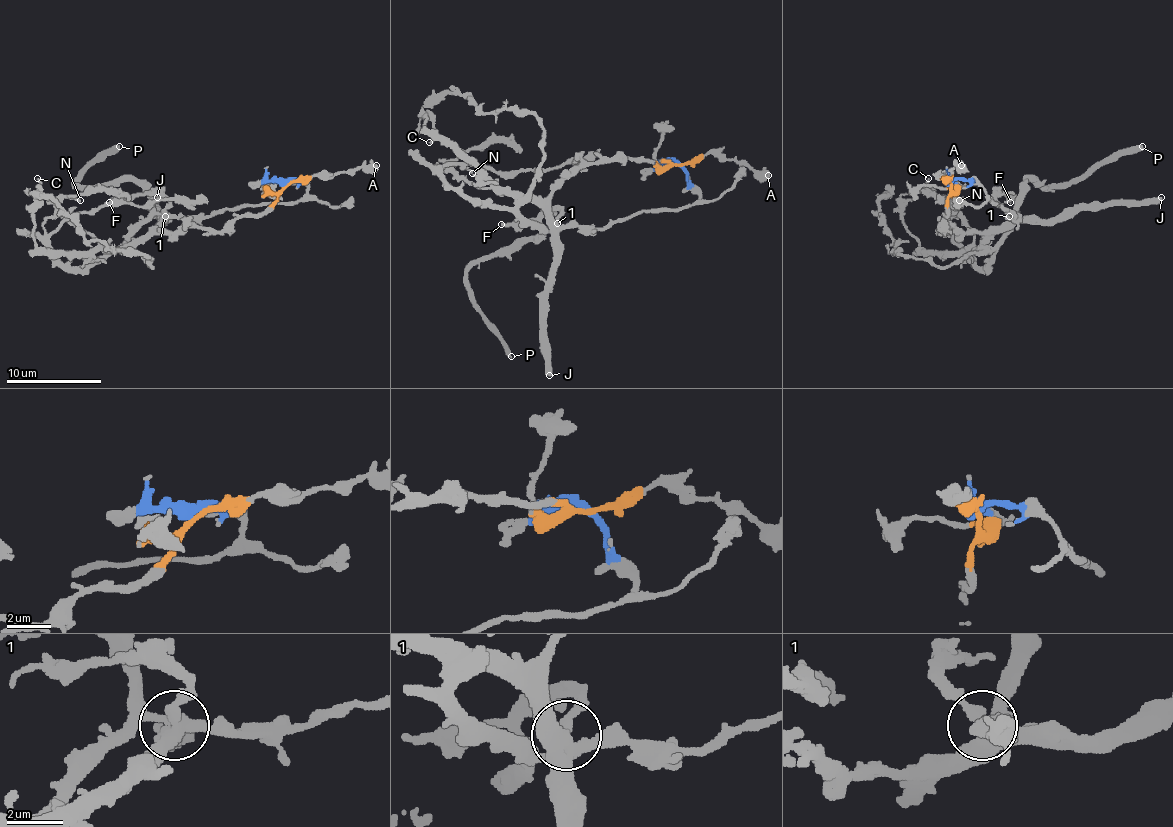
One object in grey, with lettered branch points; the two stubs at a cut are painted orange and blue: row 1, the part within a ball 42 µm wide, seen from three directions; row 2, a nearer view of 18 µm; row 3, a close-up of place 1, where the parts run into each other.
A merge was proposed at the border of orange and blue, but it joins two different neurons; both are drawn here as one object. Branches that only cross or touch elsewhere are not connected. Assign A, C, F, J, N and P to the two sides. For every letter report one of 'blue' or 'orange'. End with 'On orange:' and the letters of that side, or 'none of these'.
A: orange
C: orange
F: orange
J: orange
N: orange
P: blue
On orange: A, C, F, J, N

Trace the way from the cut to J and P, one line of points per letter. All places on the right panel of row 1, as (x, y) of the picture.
J: (950, 184), (945, 229), (952, 227), (1005, 231), (1021, 222), (1062, 222), (1081, 210), (1157, 203), (1162, 198)
P: (950, 181), (974, 179), (1012, 217), (1017, 196), (1028, 181), (1074, 184), (1143, 146)

